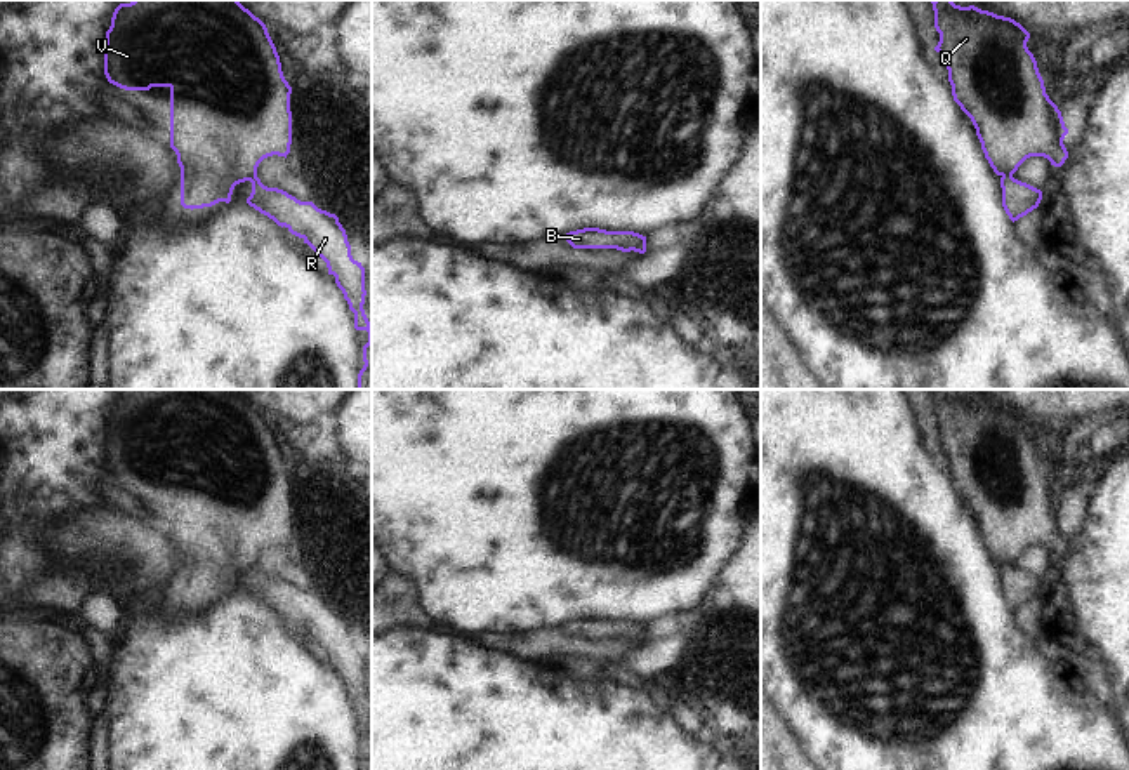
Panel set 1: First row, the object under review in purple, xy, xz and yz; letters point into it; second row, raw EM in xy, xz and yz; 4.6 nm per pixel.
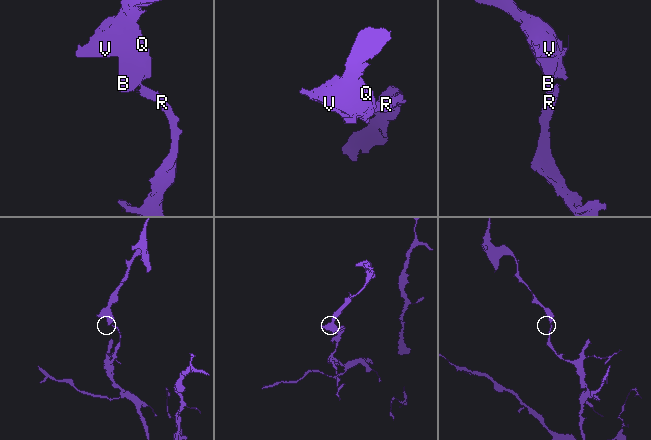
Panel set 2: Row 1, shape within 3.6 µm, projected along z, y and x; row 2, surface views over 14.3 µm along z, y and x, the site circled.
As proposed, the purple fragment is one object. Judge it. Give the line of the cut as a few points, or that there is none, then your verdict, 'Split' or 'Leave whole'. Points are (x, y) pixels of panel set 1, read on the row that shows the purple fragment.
Split along yz (1011, 172), (1003, 176). Split

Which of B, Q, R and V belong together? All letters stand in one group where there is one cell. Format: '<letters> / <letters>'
B Q V / R

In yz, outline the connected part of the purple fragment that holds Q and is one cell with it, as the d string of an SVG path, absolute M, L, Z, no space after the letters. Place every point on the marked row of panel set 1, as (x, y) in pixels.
M933 0L934 28L940 42L934 47L945 59L954 101L971 118L981 149L997 176L1014 174L1030 156L1044 156L1054 167L1068 158L1063 144L1068 129L1061 111L1046 94L1037 61L1028 50L1030 33L1014 19L961 7L952 0Z

